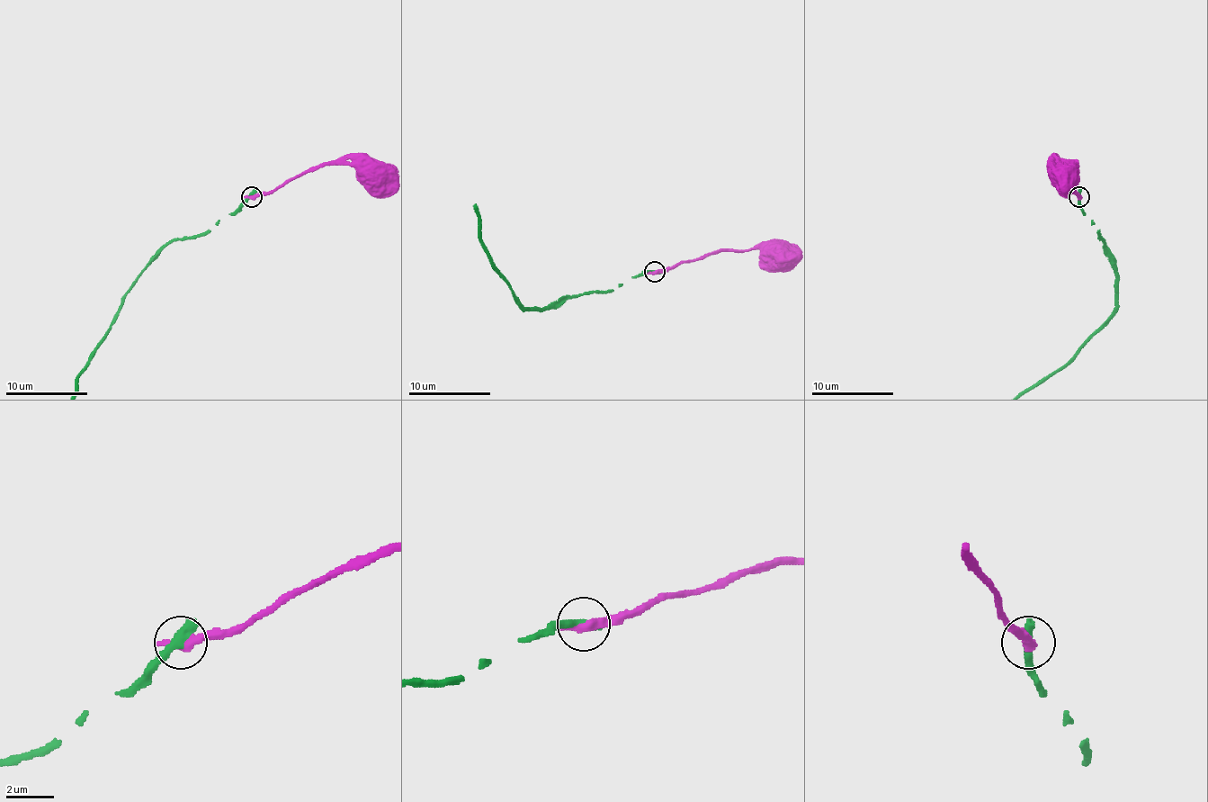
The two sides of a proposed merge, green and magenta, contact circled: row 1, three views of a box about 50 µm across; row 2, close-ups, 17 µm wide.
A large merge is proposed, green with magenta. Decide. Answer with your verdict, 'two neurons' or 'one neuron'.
two neurons

